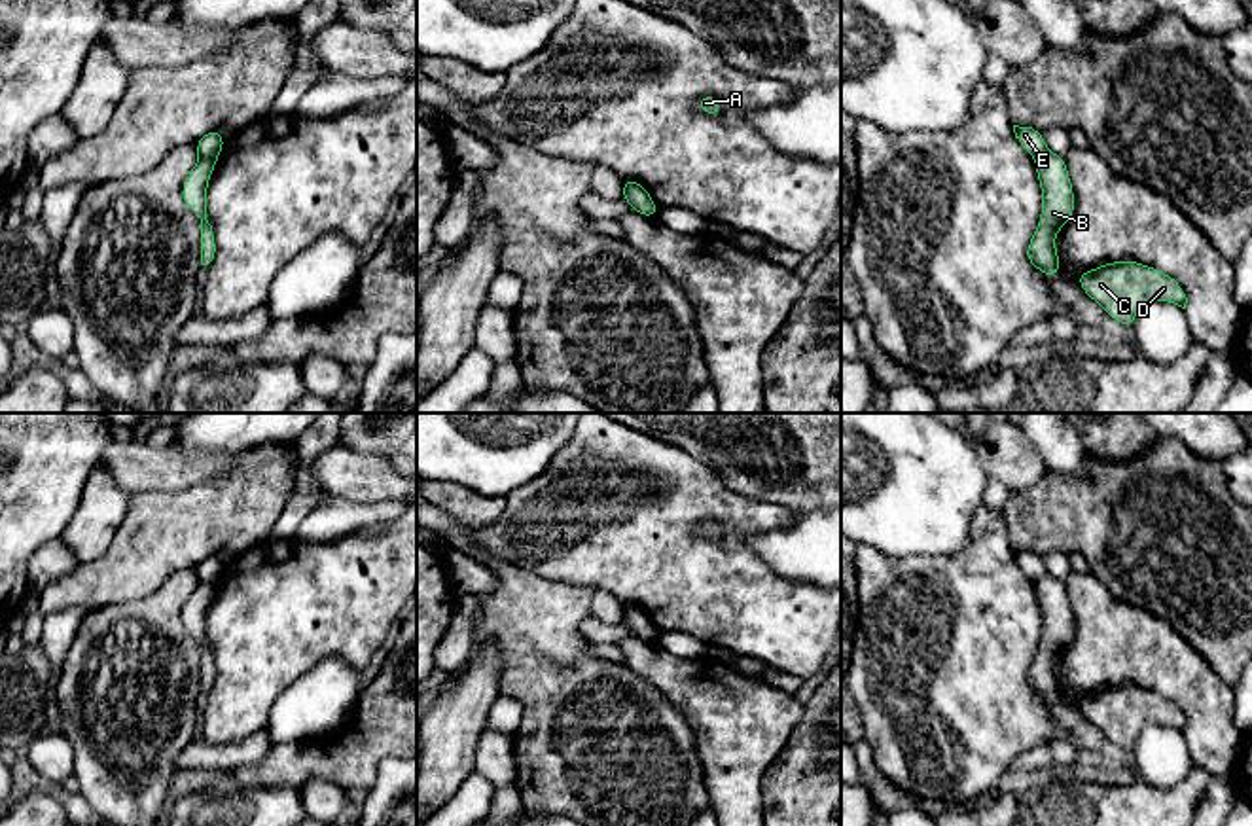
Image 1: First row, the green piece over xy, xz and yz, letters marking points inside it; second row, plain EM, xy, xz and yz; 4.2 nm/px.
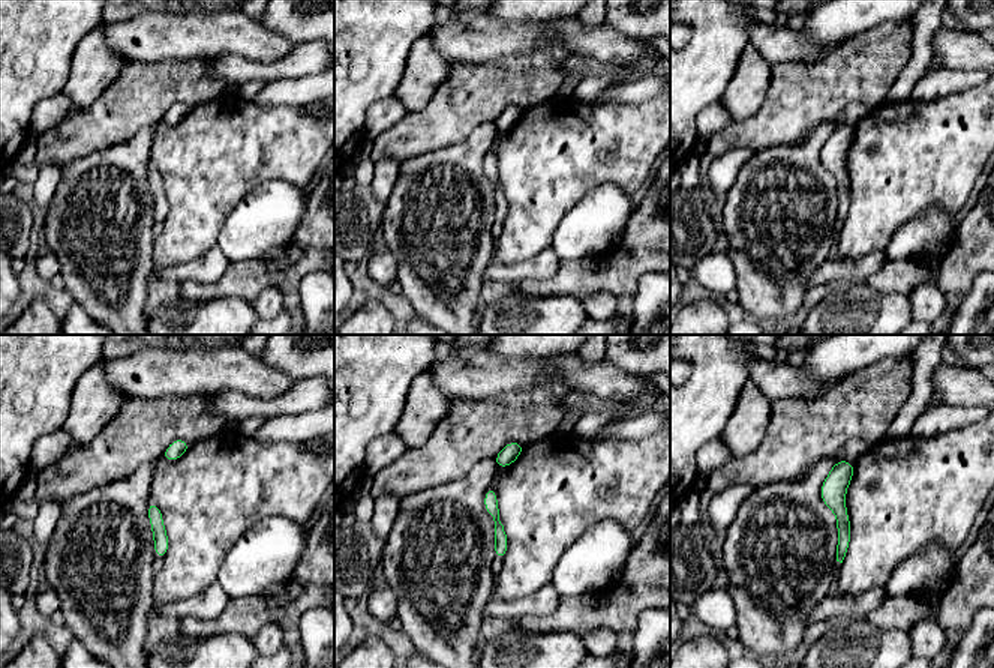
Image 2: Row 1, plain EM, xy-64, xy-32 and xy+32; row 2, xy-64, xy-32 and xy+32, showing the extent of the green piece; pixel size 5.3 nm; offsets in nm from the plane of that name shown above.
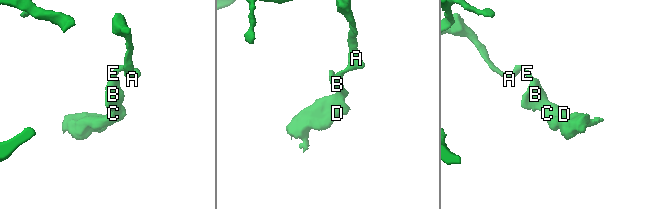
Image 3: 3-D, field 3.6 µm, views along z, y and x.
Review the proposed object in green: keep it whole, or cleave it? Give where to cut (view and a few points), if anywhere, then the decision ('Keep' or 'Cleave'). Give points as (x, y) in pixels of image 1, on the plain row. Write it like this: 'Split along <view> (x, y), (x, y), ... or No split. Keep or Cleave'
Split along xy (218, 576), (199, 580). Cleave

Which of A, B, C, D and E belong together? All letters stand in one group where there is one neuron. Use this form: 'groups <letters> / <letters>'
groups A E / B C D

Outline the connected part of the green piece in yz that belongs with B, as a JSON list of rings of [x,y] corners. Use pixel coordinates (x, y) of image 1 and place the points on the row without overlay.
[[[1046,574],[1034,585],[1042,612],[1042,638],[1025,680],[1032,691],[1053,703],[1061,697],[1055,657],[1072,644],[1074,614],[1063,580]]]

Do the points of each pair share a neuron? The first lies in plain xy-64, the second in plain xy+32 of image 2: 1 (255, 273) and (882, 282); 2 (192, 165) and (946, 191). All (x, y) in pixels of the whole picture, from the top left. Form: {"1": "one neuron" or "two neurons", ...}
{"1": "one neuron", "2": "one neuron"}

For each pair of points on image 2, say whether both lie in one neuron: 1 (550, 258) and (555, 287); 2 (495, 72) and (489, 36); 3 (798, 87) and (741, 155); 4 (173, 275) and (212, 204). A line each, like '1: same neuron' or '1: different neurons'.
1: different neurons
2: different neurons
3: different neurons
4: different neurons

